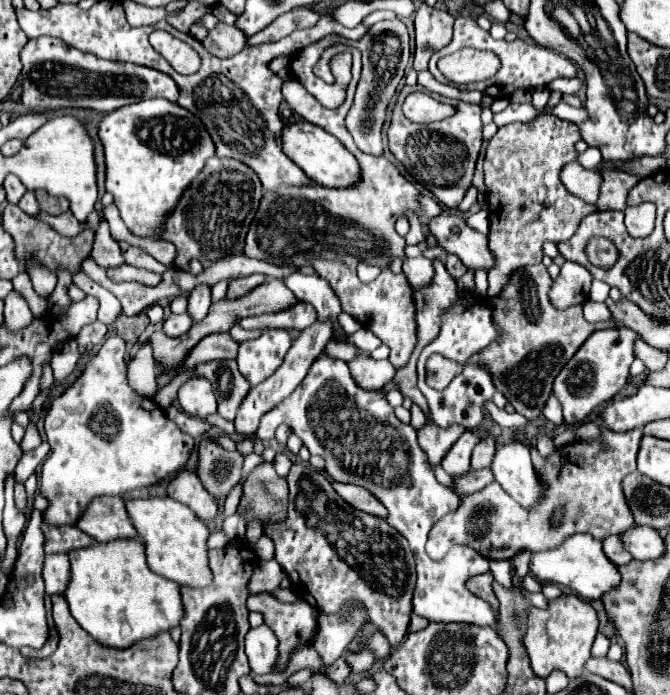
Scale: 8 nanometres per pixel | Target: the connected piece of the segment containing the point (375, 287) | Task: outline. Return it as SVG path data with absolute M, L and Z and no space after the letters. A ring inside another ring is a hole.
M352 49L351 54L352 80L346 88L346 100L338 108L328 110L318 104L318 100L310 96L300 82L294 82L293 88L293 78L284 81L282 94L283 97L287 96L288 106L298 116L336 136L356 156L360 162L360 180L348 188L324 188L310 184L280 186L274 192L266 190L256 210L254 222L248 228L244 254L248 258L266 260L270 264L294 264L298 268L304 264L314 266L316 272L328 280L332 290L338 294L342 310L356 318L364 328L374 332L390 348L388 360L394 364L394 368L400 368L408 362L416 346L416 306L406 276L392 274L386 262L392 256L404 256L406 242L394 230L394 222L404 210L418 208L416 198L420 192L398 172L398 168L386 156L370 156L354 146L354 140L344 126L344 116L352 104L362 64L358 49ZM358 262L376 264L382 268L382 274L376 280L364 284L356 276Z

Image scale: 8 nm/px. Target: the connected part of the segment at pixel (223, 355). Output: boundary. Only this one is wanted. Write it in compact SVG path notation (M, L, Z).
M228 332L222 334L210 334L206 338L202 338L192 354L188 354L188 362L184 362L184 366L180 368L180 372L200 364L200 362L210 362L210 360L228 360L228 358L236 358L238 354L238 342L234 342L234 338Z

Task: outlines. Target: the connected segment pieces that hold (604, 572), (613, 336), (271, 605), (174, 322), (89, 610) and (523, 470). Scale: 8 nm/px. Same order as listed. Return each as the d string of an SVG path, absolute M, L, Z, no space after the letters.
M574 534L552 550L532 552L530 572L540 582L562 584L566 588L572 588L578 596L586 600L598 600L606 590L620 582L618 568L612 566L612 562L608 562L608 558L602 552L602 542L594 540L590 534Z
M608 328L596 330L578 348L572 360L562 368L554 382L554 396L564 408L564 422L572 424L584 420L596 406L608 402L618 390L628 384L628 368L634 360L632 342L636 334L628 328Z
M260 592L252 594L246 600L248 610L260 612L264 616L264 624L274 630L274 634L280 640L280 670L282 672L288 654L306 642L310 642L312 634L316 632L316 620L314 620L314 608L308 606L308 602L294 602L286 604L280 602L274 594Z
M170 314L166 320L164 320L164 334L168 334L168 336L180 336L180 334L184 334L188 328L192 326L192 318L188 316L188 314L180 314L180 316L176 316L176 314Z
M118 538L104 544L94 542L94 546L68 552L68 560L70 560L70 580L64 598L70 604L74 620L100 644L126 648L132 642L138 642L140 638L154 636L162 630L170 630L180 624L184 610L178 594L180 592L178 584L148 570L144 558L144 544L138 538Z
M518 442L496 446L490 470L494 474L494 480L522 506L532 506L540 502L542 490L526 446Z

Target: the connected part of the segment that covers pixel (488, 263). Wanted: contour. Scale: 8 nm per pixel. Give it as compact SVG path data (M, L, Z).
M442 212L426 222L436 244L446 252L456 254L468 268L492 268L492 254L488 250L488 238L472 230L458 214Z

